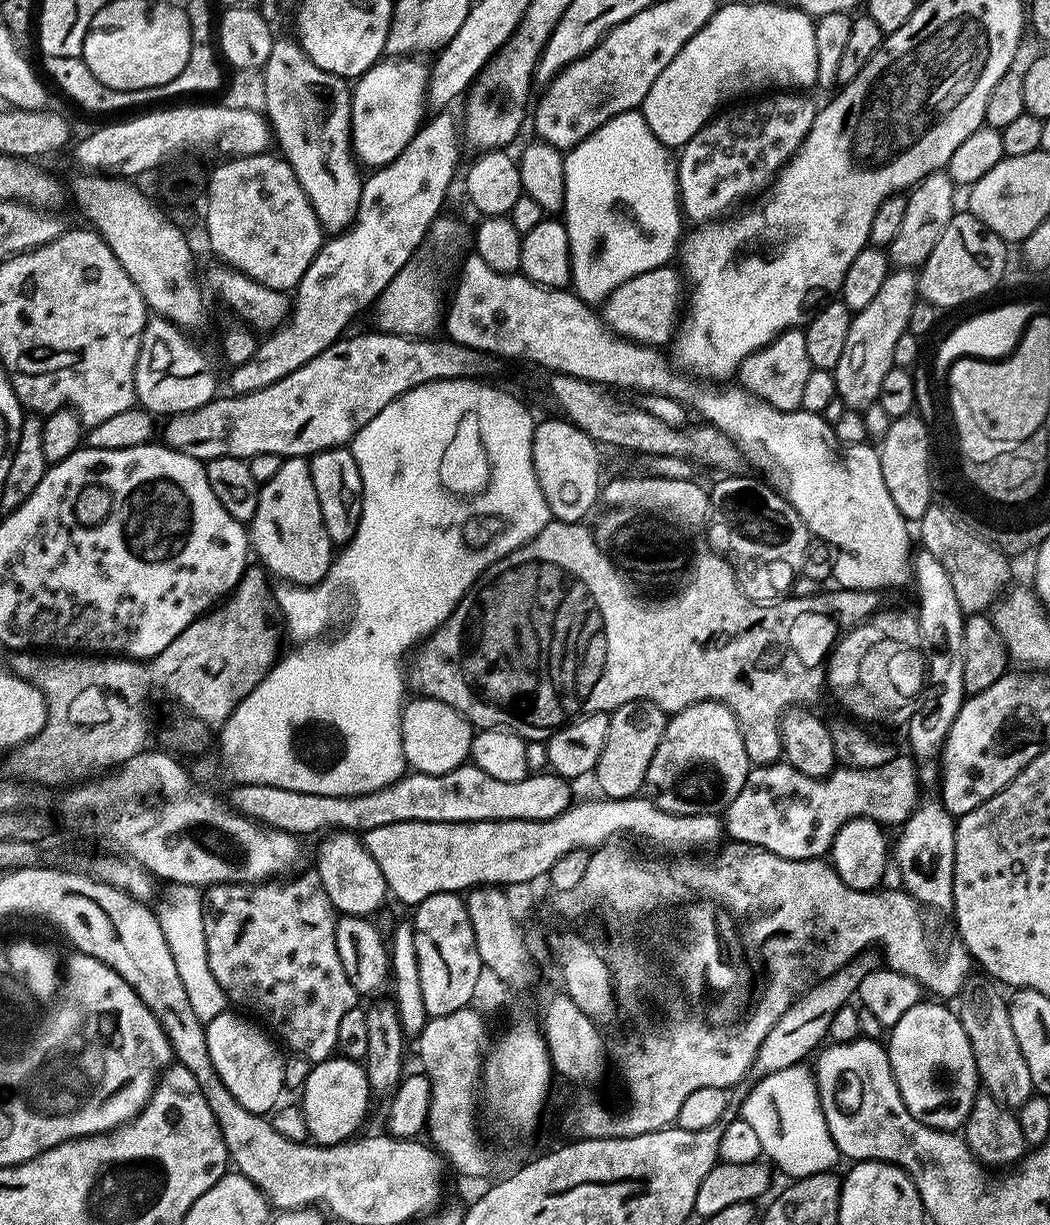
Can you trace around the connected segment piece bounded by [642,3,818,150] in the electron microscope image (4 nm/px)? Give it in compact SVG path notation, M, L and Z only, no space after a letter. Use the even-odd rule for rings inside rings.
M721 3L710 22L706 22L706 26L674 54L670 66L654 78L654 86L650 86L650 94L646 94L642 105L646 126L650 126L658 142L670 150L683 148L718 110L739 101L743 92L760 94L765 90L812 90L808 88L817 87L818 49L814 43L816 26L813 17L801 8L784 4Z

